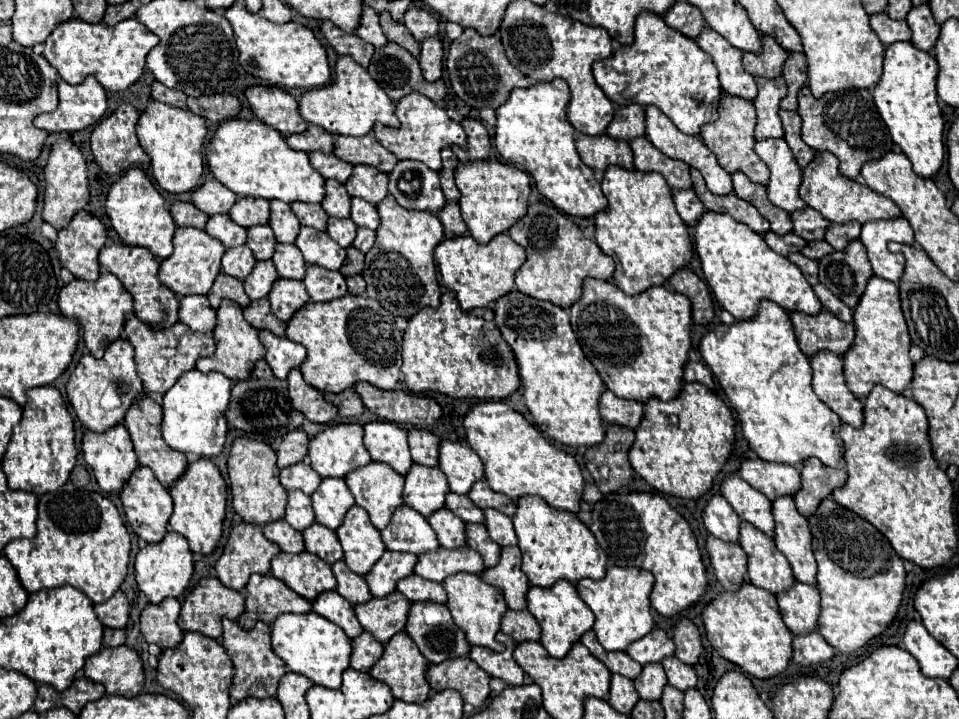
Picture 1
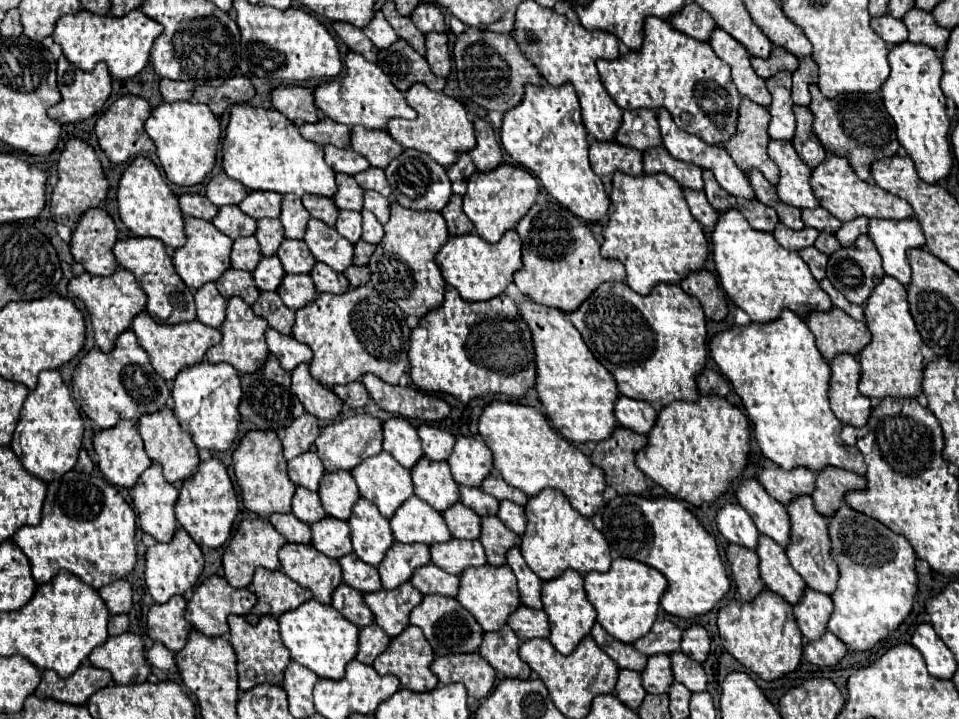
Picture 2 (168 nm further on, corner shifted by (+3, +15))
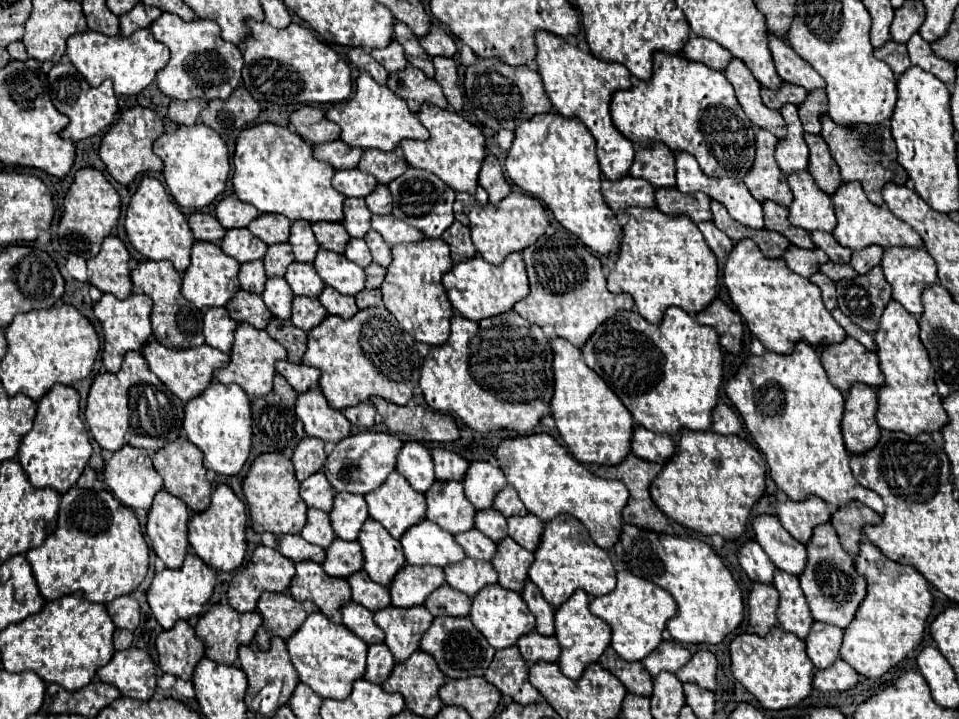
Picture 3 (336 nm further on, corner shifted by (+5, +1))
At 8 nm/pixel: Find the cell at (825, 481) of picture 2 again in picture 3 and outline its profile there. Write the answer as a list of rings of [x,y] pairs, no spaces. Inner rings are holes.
[[[851,501],[851,503],[839,507],[837,511],[833,511],[829,523],[837,531],[841,547],[849,555],[855,555],[857,545],[861,541],[861,527],[865,523],[879,523],[879,519],[881,519],[881,515],[871,511],[867,505],[863,505],[859,501]]]

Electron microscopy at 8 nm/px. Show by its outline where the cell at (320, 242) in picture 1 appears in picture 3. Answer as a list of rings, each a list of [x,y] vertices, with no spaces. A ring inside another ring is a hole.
[[[319,249],[313,261],[319,277],[325,285],[337,289],[343,295],[357,295],[365,289],[365,271],[345,259],[341,253]]]

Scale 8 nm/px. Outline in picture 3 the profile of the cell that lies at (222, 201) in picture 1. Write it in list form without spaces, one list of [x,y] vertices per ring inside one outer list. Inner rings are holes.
[[[235,195],[221,199],[215,207],[215,217],[225,229],[247,227],[251,223],[251,219],[255,219],[257,215],[259,215],[259,211],[255,211],[255,207],[239,201]]]

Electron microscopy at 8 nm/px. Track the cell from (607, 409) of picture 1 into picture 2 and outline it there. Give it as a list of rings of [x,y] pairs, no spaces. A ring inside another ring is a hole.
[[[623,395],[615,401],[615,415],[623,427],[635,429],[639,435],[647,435],[649,429],[653,429],[653,421],[657,421],[657,411],[651,403]]]

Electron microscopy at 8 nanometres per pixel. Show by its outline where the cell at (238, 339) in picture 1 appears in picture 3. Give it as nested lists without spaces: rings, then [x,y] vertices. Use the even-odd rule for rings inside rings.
[[[239,323],[235,329],[235,343],[231,349],[231,361],[227,367],[217,369],[213,373],[213,379],[219,383],[235,383],[239,385],[249,397],[267,395],[273,387],[273,375],[275,375],[275,361],[285,359],[285,347],[279,345],[275,339],[267,335],[265,329],[255,329],[249,323]]]

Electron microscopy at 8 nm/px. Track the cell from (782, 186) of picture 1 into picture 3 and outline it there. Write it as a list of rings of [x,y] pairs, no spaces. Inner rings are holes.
[[[807,171],[787,173],[787,183],[793,191],[793,203],[789,207],[789,221],[805,231],[833,231],[835,213],[827,193],[815,187],[815,181]]]

